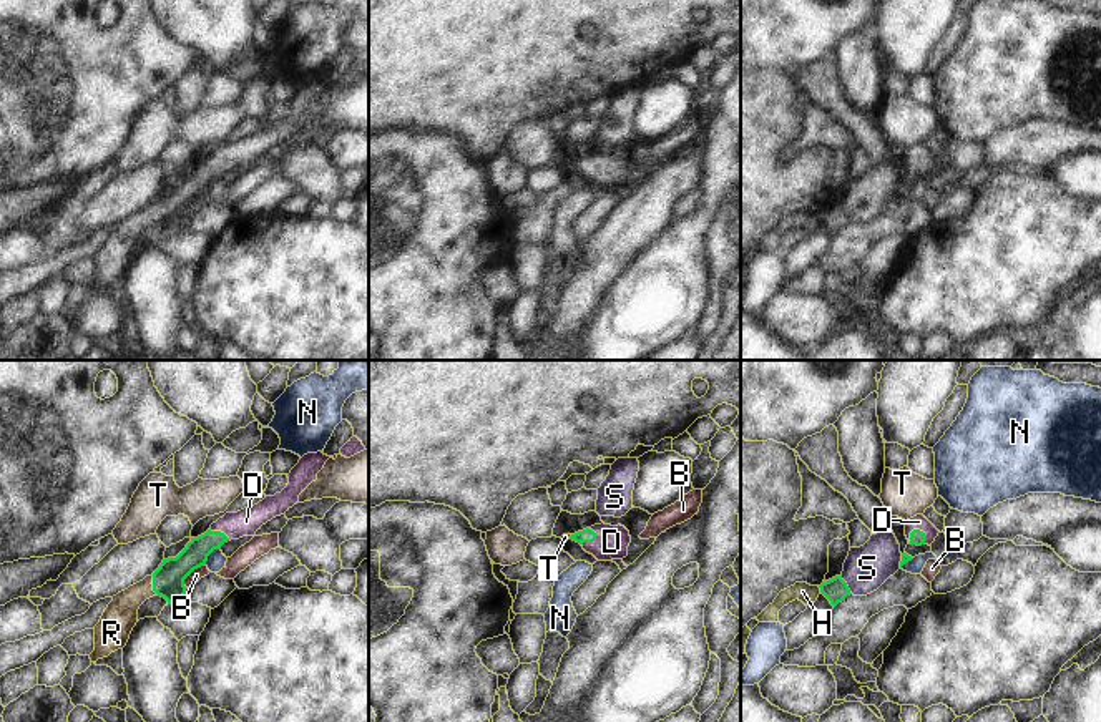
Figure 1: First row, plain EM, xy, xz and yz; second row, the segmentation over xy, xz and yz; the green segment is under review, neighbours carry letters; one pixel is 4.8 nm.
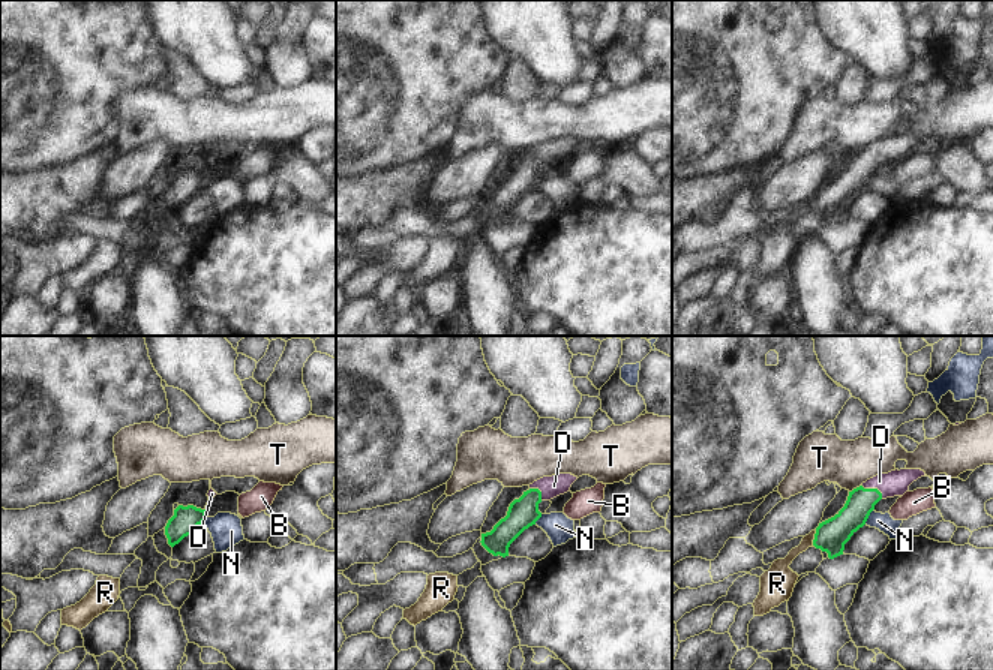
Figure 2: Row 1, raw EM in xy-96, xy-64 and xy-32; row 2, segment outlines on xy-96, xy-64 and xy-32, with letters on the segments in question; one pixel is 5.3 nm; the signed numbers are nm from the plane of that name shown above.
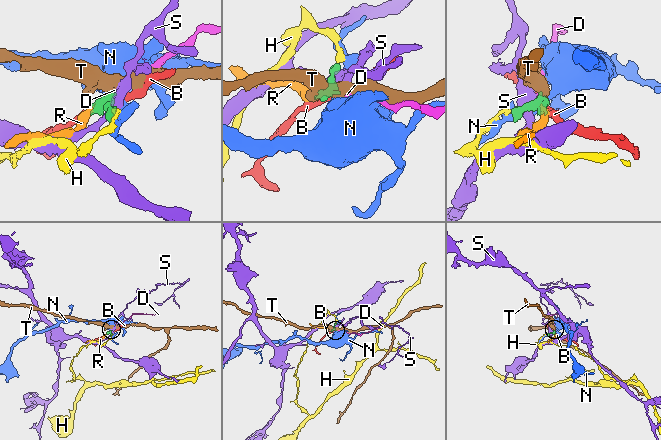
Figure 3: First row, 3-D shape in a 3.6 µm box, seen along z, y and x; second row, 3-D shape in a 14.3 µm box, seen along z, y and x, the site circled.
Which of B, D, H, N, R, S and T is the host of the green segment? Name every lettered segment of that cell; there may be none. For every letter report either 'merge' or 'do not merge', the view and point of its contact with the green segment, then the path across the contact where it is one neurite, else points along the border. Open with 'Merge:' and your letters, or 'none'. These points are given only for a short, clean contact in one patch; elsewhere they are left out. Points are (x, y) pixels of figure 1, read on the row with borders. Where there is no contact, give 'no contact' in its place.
Merge: D, R
B: do not merge | xy (190, 573) | along xy (205, 565), (198, 566), (185, 580), (186, 588)
D: merge | yz (922, 531) | across yz (917, 536), (922, 531), (919, 521)
H: do not merge | yz (821, 590) | along yz (817, 586), (821, 591)
N: do not merge | xy (210, 553) | along xy (220, 548), (208, 556), (205, 565)
R: merge | xy (153, 585) | across xy (168, 581), (153, 585), (118, 619)
S: do not merge | yz (846, 585) | along yz (841, 576), (852, 593)
T: do not merge | xz (570, 536) | along xz (572, 535), (568, 538)

